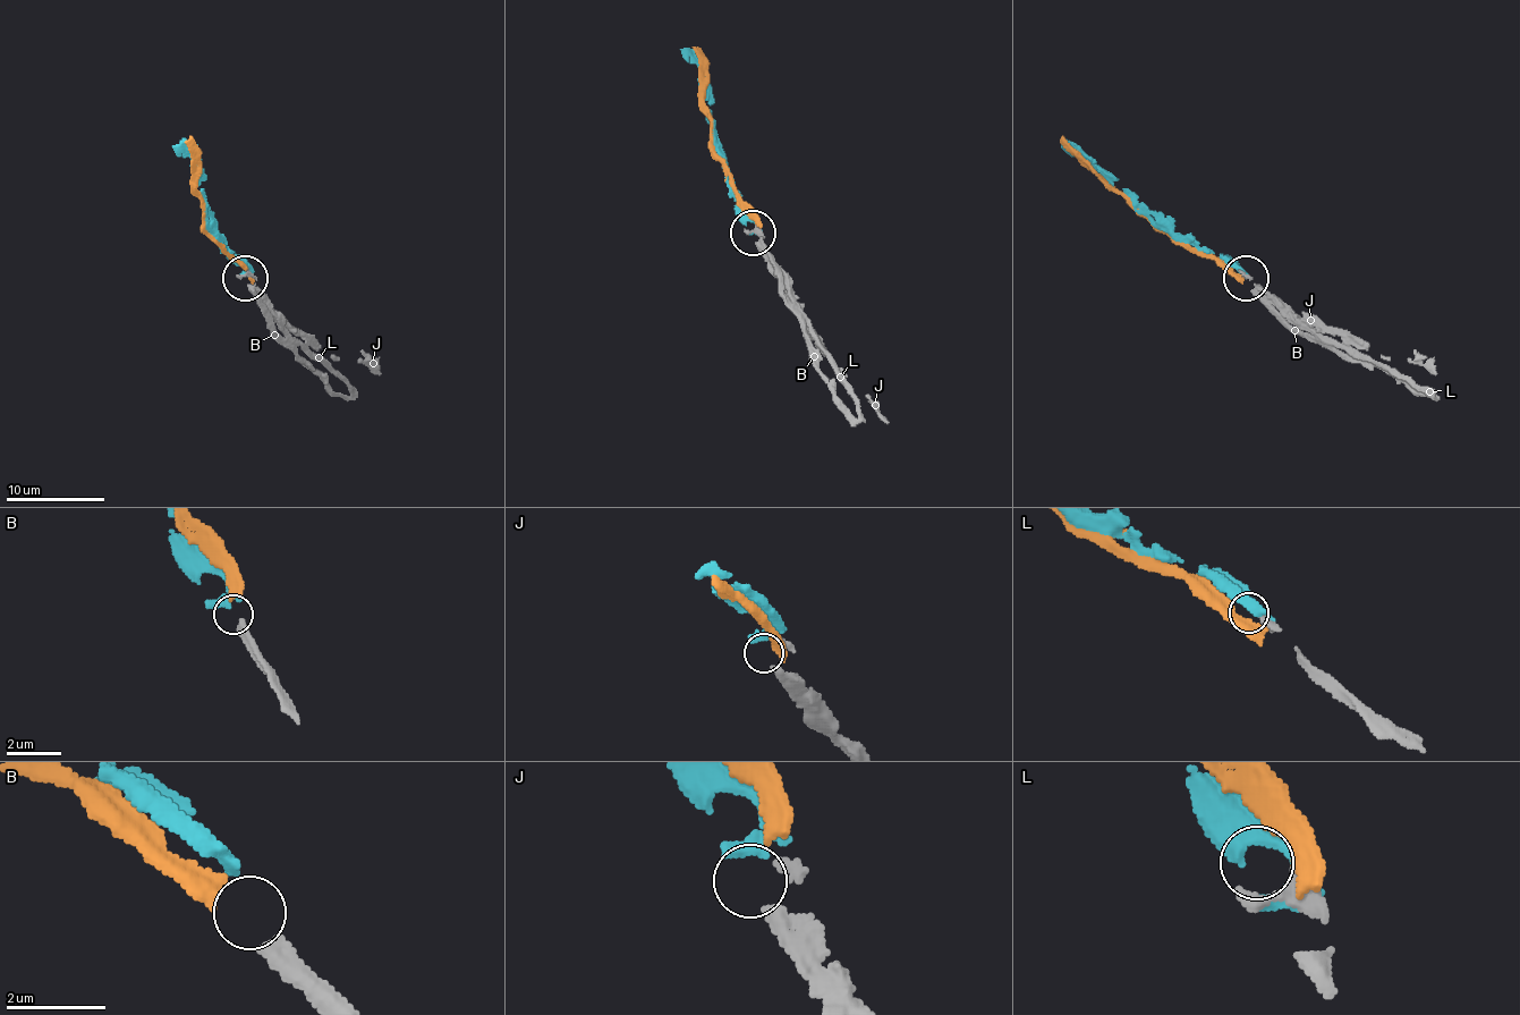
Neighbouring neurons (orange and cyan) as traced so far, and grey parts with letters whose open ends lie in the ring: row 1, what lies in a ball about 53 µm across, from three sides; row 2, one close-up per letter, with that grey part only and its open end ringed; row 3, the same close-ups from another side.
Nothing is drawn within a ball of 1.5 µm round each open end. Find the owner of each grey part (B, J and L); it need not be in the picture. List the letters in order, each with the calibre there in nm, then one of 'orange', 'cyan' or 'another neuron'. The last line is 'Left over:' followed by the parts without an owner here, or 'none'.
B: 300 nm thick; orange
J: 190 nm thick; cyan
L: 200 nm thick; another neuron
Left over: L

